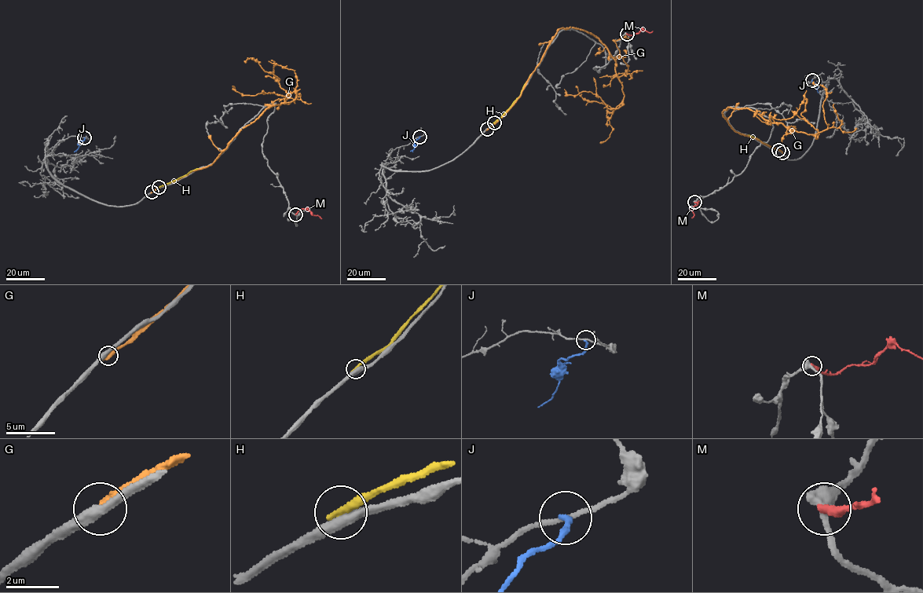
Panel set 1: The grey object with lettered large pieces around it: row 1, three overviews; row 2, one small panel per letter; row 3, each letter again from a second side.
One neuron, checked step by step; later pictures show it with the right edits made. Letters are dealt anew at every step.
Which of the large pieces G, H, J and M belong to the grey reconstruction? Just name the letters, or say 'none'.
none

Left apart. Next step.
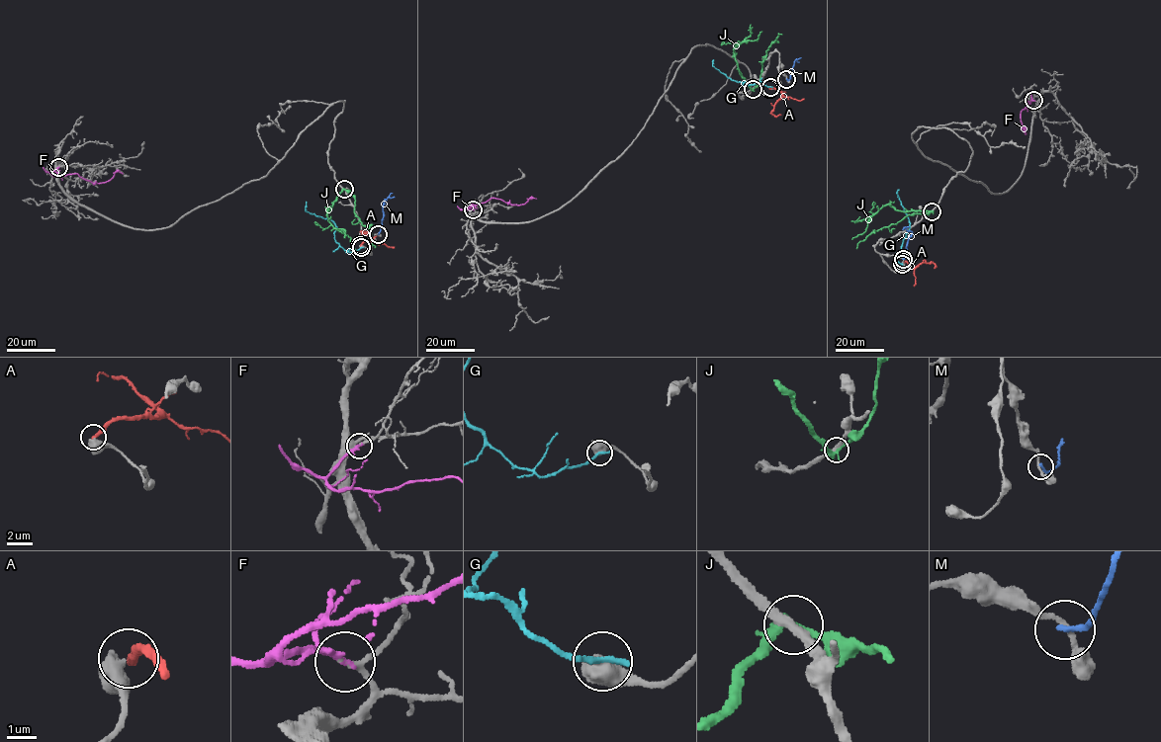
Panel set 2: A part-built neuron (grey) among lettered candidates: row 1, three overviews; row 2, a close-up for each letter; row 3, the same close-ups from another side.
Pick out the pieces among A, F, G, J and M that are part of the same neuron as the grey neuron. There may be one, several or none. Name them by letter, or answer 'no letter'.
F

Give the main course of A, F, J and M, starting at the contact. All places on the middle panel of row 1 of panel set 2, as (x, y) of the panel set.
A: (769, 88), (776, 88), (782, 96), (771, 112), (780, 115)
F: (473, 209), (467, 208), (494, 198), (520, 205), (536, 199)
J: (753, 89), (739, 71), (734, 50), (743, 41), (757, 41), (761, 32)
M: (787, 79), (790, 79), (795, 60), (799, 62)

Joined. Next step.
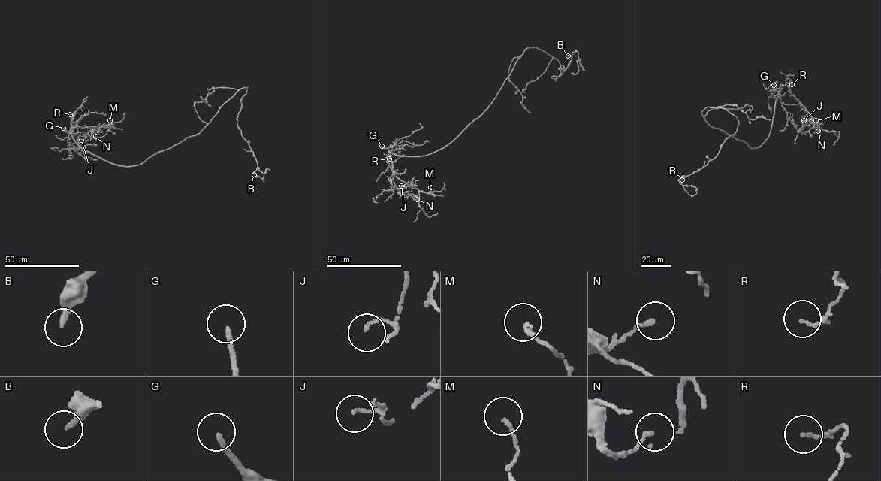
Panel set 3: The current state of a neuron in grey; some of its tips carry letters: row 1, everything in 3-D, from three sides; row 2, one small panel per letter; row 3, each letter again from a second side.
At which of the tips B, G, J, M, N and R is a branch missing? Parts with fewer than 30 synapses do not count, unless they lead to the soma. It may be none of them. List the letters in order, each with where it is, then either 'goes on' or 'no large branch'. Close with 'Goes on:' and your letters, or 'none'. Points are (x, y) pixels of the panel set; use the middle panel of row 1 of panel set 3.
B: at (568, 55); no large branch
G: at (381, 146); goes on
J: at (401, 186); no large branch
M: at (430, 187); no large branch
N: at (417, 199); no large branch
R: at (389, 158); no large branch
Goes on: G

